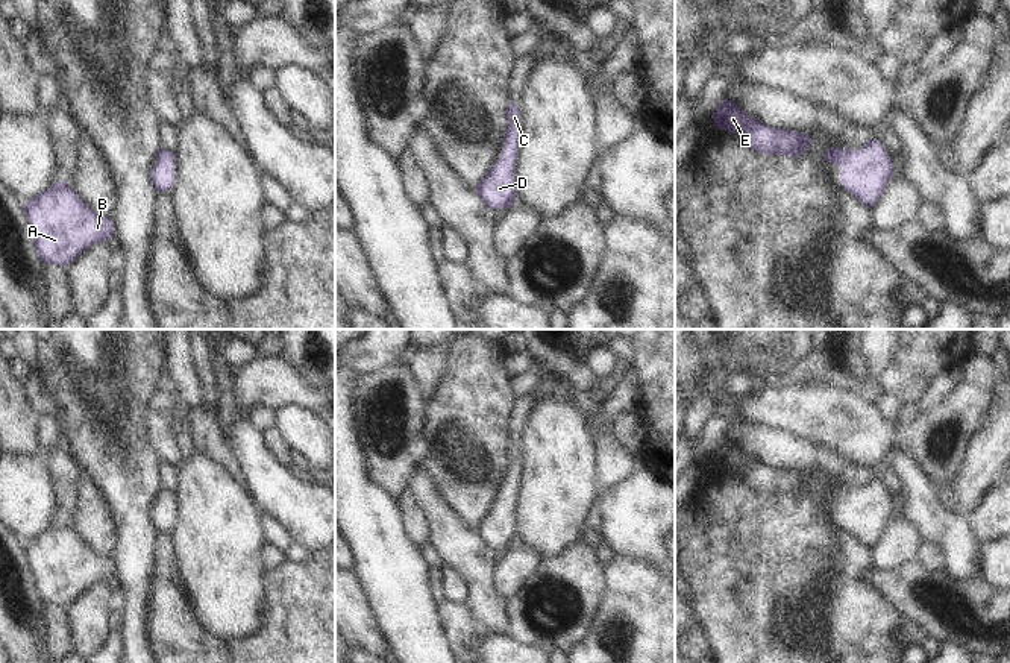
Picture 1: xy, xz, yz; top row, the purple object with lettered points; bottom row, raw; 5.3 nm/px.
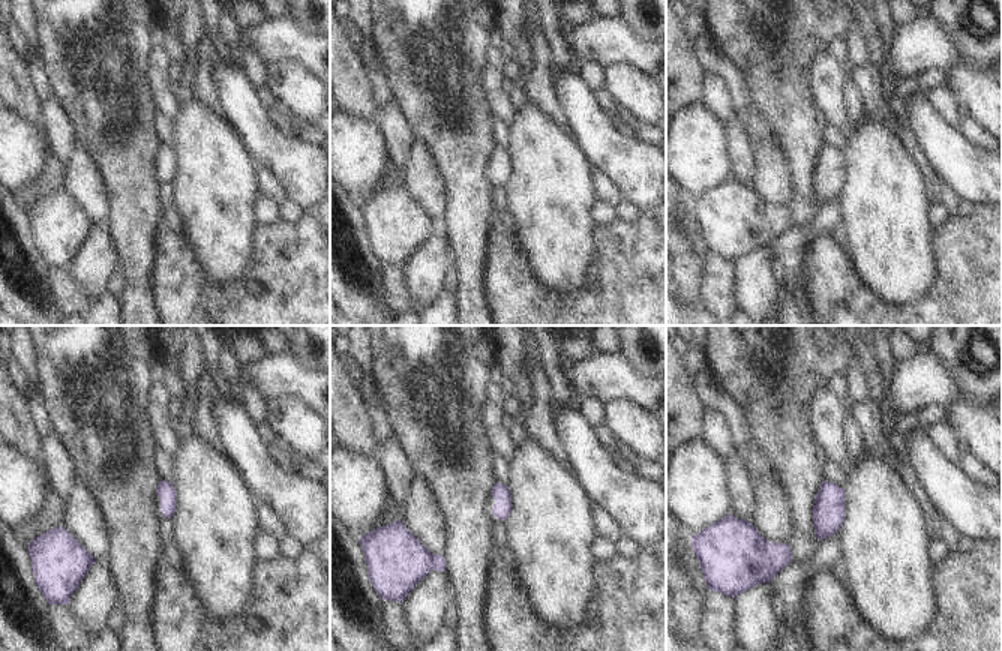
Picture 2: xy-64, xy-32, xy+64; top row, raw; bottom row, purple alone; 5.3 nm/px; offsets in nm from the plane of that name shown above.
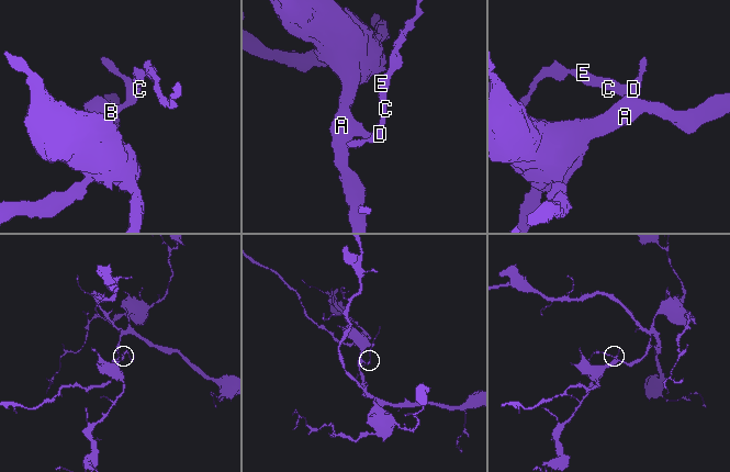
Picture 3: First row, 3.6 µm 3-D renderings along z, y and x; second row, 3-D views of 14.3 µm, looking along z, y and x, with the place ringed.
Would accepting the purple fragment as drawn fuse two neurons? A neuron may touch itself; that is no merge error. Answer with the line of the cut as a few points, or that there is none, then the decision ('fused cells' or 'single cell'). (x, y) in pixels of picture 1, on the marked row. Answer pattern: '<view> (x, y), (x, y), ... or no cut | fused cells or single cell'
no cut | single cell

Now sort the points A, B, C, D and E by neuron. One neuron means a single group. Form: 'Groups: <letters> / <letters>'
Groups: A B C D E.

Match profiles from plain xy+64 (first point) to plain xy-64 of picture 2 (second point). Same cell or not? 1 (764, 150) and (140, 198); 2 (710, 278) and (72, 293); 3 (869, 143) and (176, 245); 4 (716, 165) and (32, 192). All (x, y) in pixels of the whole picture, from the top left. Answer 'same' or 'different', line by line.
1: different
2: same
3: different
4: different

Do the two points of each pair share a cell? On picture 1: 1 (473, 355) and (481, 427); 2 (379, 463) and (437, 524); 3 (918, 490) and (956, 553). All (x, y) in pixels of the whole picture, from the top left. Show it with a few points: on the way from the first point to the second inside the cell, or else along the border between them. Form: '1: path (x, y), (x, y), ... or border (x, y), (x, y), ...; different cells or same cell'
1: path (473, 373), (473, 408); same cell
2: border (416, 466), (405, 489); different cells
3: path (921, 505), (953, 537); same cell

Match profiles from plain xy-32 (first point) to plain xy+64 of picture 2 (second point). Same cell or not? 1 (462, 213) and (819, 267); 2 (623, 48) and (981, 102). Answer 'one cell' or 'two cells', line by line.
1: two cells
2: two cells

